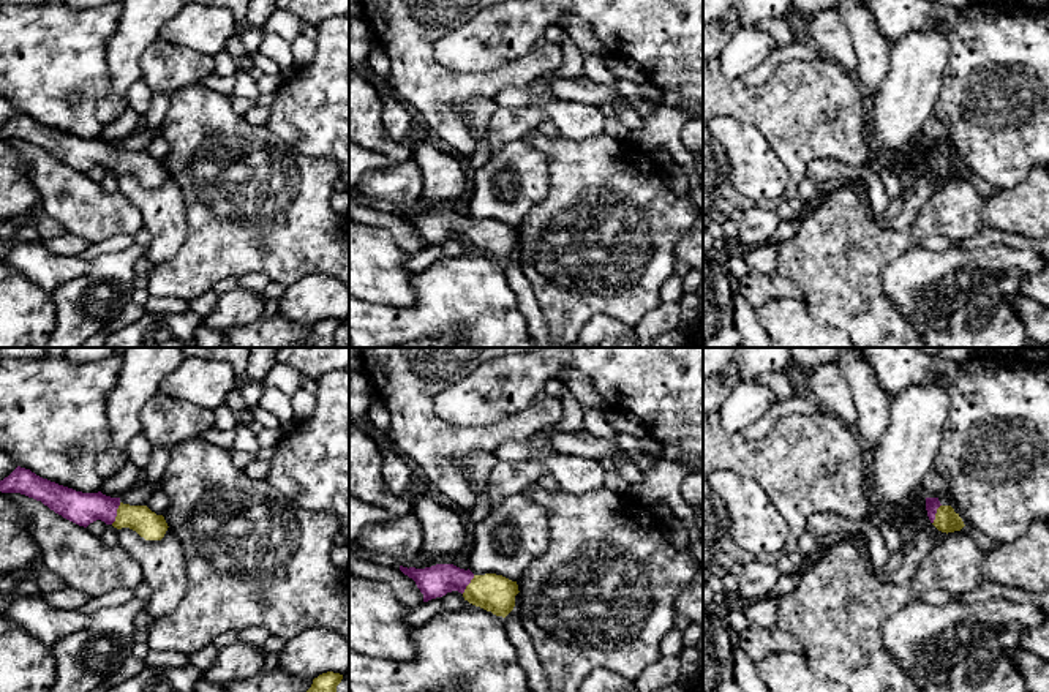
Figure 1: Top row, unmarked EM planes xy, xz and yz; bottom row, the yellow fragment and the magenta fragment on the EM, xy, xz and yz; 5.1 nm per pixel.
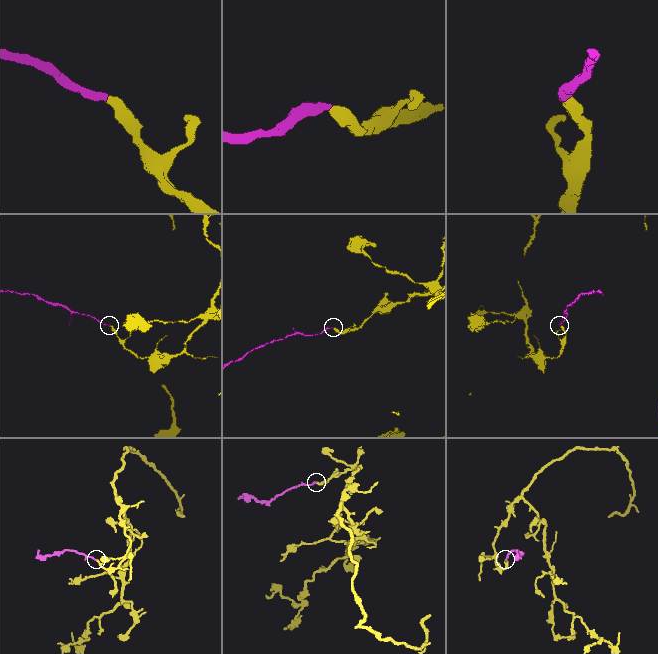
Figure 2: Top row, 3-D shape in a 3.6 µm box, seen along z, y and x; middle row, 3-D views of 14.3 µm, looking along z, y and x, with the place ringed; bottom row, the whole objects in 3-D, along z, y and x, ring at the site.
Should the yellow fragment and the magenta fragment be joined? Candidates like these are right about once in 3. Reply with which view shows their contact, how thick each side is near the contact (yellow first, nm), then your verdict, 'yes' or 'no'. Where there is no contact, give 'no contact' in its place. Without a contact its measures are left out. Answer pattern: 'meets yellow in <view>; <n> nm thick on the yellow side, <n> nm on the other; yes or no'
meets yellow in xy; 140 nm thick on the yellow side, 160 nm on the other; yes

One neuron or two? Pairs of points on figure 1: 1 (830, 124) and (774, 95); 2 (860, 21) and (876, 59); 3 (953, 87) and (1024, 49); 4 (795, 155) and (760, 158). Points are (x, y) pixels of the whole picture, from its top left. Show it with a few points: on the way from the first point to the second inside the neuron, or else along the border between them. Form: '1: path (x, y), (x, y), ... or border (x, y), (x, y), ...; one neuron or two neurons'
1: path (815, 109), (789, 109); one neuron
2: path (863, 30), (871, 49); one neuron
3: path (969, 68), (1005, 59); one neuron
4: border (757, 127), (785, 168), (787, 187), (784, 193); two neurons

